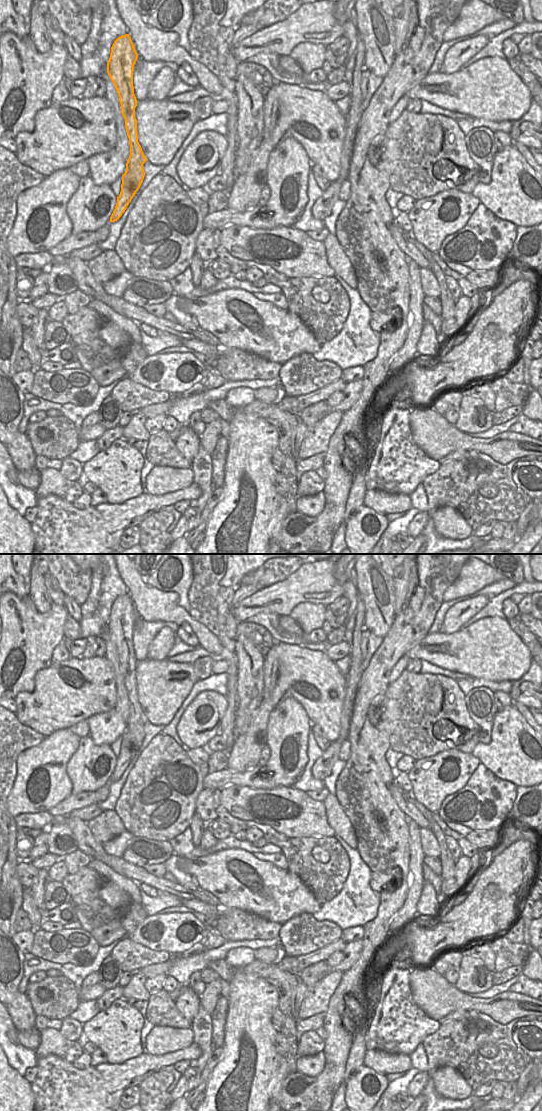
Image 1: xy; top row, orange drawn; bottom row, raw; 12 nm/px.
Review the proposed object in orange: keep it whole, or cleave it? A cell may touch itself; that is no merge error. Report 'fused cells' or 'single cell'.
fused cells

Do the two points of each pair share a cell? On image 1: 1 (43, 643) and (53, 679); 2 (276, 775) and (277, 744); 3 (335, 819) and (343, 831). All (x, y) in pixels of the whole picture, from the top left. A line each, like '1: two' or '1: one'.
1: two
2: one
3: one

